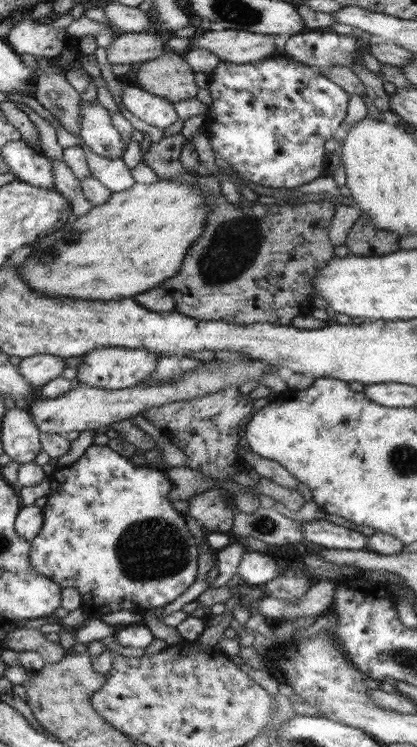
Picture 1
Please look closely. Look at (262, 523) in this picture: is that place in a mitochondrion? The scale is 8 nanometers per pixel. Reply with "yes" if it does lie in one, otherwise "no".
yes

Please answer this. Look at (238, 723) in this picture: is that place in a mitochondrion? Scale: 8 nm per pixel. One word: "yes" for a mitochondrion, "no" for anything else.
yes

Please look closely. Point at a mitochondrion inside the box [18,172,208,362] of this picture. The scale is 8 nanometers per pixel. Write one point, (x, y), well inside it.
(47, 254)

